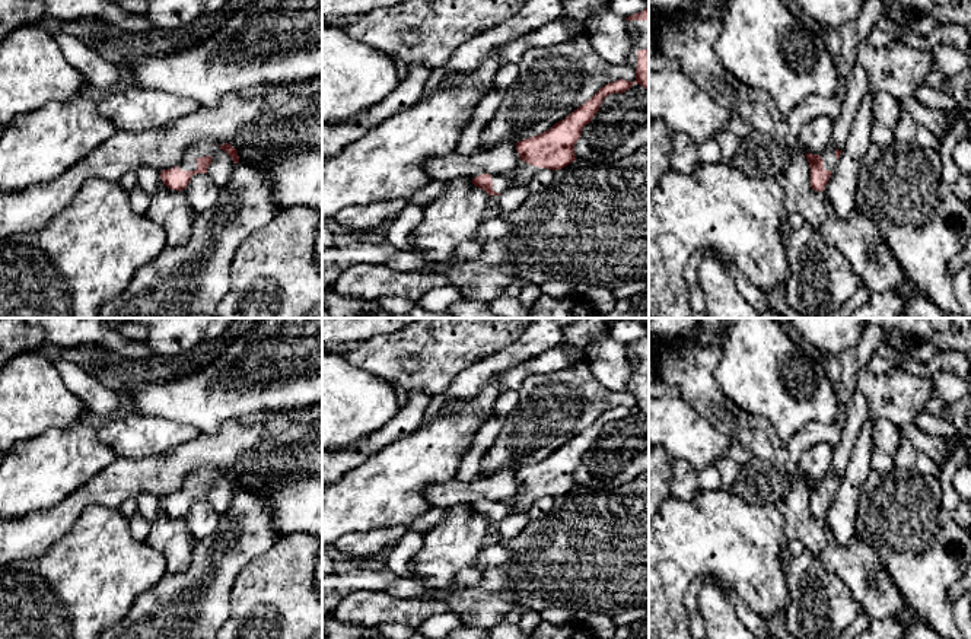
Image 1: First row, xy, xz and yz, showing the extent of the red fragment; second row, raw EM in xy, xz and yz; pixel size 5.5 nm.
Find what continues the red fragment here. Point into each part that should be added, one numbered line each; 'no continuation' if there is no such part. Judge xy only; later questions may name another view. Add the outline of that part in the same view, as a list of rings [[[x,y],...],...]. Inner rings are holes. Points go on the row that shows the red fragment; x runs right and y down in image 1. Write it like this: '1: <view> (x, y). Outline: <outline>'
1: xy (203, 148). Outline: [[[198,140],[185,149],[182,155],[182,160],[178,168],[181,171],[195,171],[197,169],[197,158],[211,156],[214,153],[213,142],[210,140]]]

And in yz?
1: yz (858, 86). Outline: [[[860,63],[853,66],[853,71],[846,83],[846,93],[841,98],[841,114],[834,121],[832,139],[819,155],[824,160],[824,169],[832,171],[838,162],[835,150],[844,150],[851,124],[857,115],[863,98],[872,90],[867,73]]]

